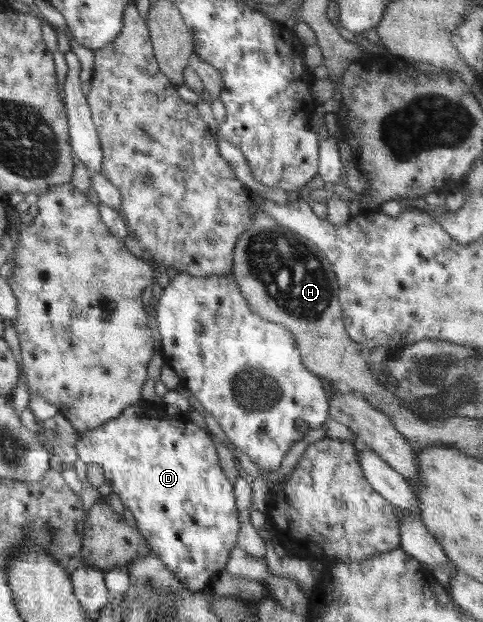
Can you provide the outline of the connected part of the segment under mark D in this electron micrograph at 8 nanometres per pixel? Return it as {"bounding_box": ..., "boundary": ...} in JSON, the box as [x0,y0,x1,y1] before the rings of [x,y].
{"bounding_box":[75,402,239,589],"boundary":[[[138,402],[124,410],[122,416],[91,432],[78,434],[75,449],[84,464],[100,464],[108,490],[118,494],[124,508],[132,512],[136,527],[147,539],[151,551],[159,556],[186,589],[204,589],[212,578],[226,570],[239,531],[234,490],[220,468],[212,440],[197,424],[168,418],[158,420],[148,408],[144,408],[144,404]]]}

